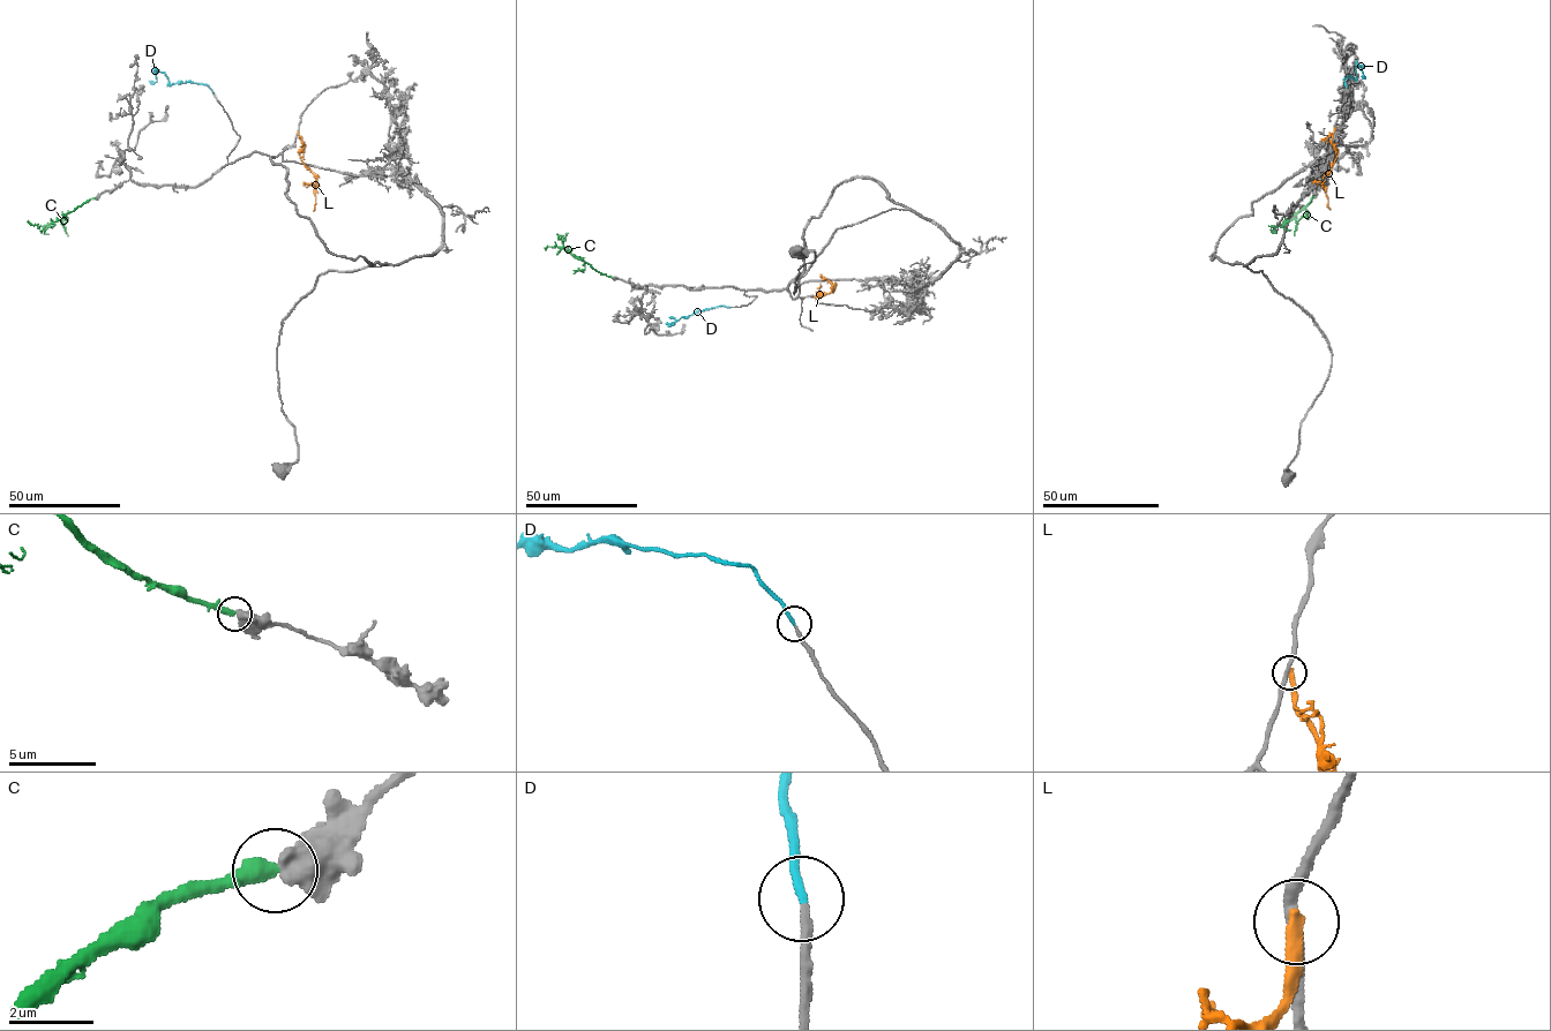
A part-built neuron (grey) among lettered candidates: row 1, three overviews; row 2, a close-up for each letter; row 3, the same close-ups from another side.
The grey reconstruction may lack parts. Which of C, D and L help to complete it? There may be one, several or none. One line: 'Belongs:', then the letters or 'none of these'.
Belongs: D

